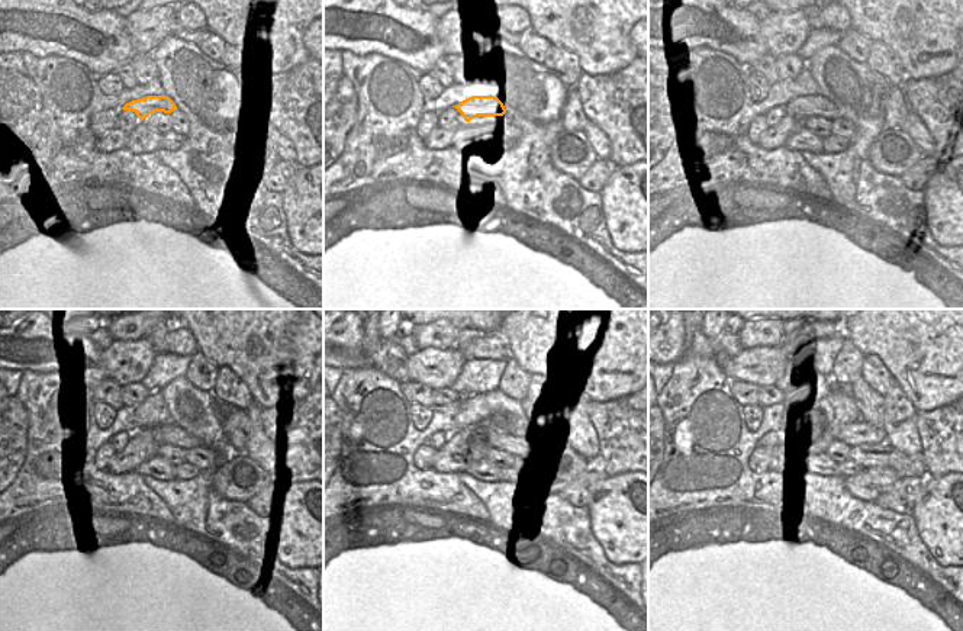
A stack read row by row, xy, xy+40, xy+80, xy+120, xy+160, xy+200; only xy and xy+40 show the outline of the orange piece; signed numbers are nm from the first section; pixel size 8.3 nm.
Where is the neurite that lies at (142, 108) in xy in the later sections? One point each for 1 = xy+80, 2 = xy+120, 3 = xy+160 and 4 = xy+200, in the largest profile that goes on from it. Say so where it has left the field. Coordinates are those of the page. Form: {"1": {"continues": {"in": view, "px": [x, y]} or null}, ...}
{"1": {"continues": {"in": "xy+80", "px": [804, 106]}}, "2": {"continues": {"in": "xy+120", "px": [168, 432]}}, "3": {"continues": {"in": "xy+160", "px": [522, 430]}}, "4": {"continues": {"in": "xy+200", "px": [859, 432]}}}

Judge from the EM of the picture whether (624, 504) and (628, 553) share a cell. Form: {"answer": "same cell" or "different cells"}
{"answer": "same cell"}

